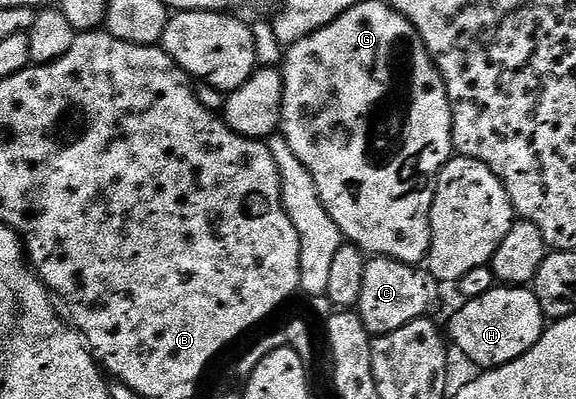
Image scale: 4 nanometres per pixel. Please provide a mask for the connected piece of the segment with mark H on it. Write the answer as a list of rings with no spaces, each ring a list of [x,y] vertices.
[[[499,284],[483,296],[466,299],[446,325],[448,341],[478,369],[501,367],[525,355],[545,334],[547,319],[545,310],[534,291],[527,286],[517,287]]]

